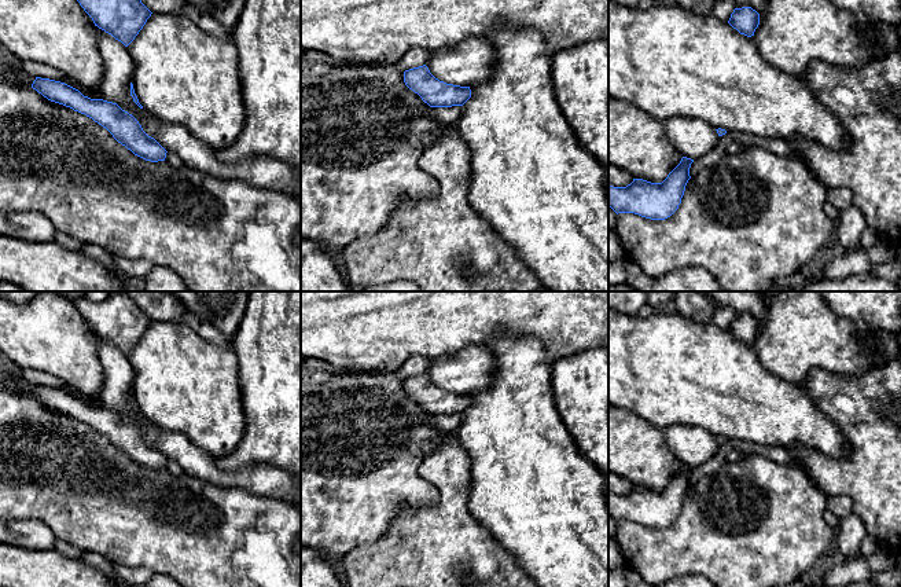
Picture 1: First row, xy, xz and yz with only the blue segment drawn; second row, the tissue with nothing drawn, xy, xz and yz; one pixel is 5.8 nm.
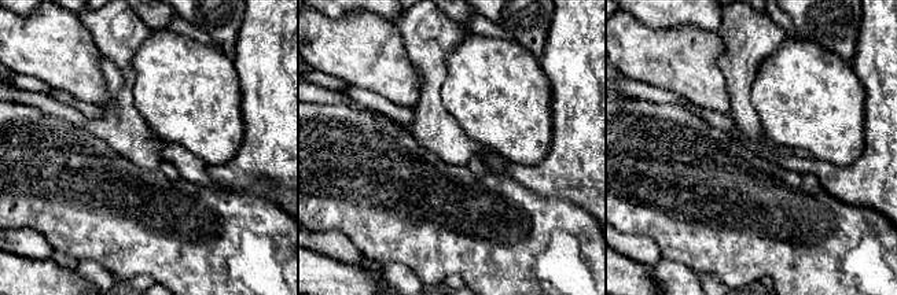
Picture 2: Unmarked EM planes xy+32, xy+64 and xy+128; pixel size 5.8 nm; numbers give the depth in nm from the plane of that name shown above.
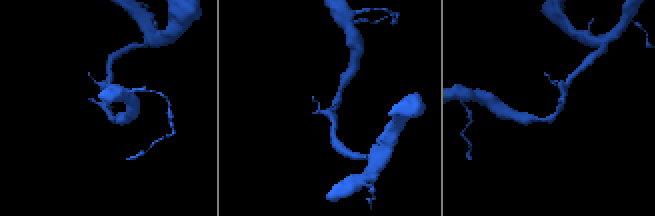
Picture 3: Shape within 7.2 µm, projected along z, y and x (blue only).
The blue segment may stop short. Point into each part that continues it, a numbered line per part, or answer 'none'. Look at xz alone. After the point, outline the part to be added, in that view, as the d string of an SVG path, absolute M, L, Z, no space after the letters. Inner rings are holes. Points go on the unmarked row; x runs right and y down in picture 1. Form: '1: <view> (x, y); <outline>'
none

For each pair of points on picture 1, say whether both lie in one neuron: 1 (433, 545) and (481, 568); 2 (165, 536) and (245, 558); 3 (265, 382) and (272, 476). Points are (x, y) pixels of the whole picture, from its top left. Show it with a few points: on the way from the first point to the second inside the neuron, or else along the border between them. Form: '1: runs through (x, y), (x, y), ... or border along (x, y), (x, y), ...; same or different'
1: runs through (445, 554), (449, 558), (459, 558), (469, 564); same
2: runs through (184, 536), (192, 536), (212, 556), (225, 556); same
3: border along (286, 469), (267, 463), (253, 463), (239, 470); different

